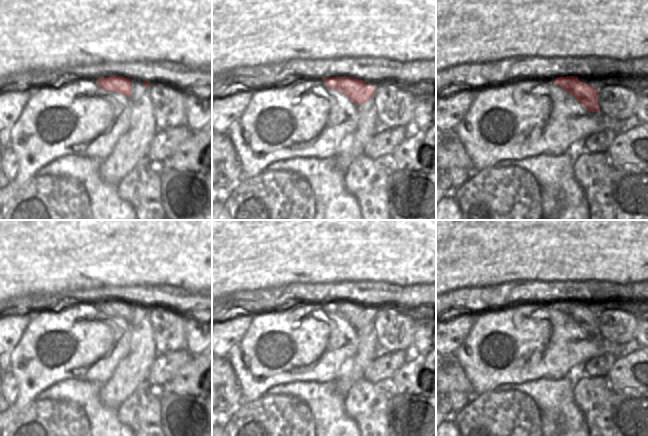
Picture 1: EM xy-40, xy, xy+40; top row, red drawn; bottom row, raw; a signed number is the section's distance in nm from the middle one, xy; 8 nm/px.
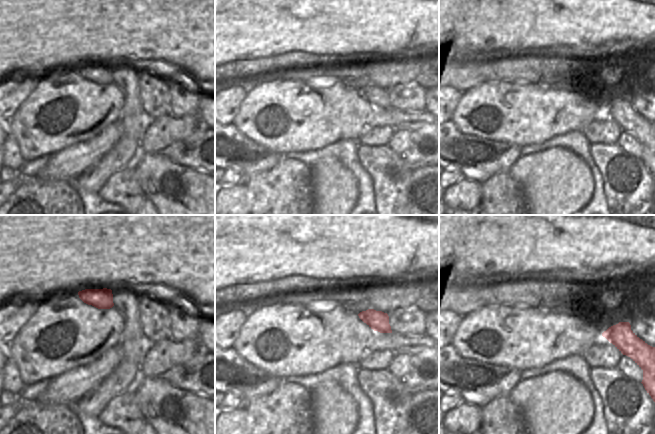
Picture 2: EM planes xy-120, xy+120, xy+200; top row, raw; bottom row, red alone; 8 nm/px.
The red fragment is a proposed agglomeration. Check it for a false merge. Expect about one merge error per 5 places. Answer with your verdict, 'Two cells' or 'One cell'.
One cell

